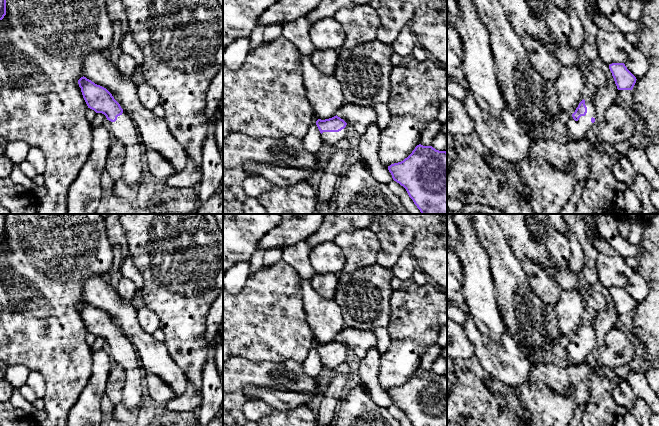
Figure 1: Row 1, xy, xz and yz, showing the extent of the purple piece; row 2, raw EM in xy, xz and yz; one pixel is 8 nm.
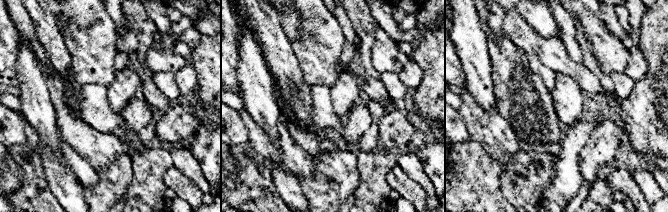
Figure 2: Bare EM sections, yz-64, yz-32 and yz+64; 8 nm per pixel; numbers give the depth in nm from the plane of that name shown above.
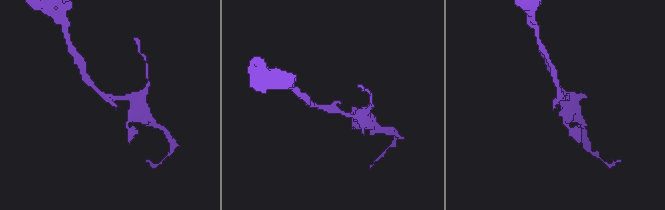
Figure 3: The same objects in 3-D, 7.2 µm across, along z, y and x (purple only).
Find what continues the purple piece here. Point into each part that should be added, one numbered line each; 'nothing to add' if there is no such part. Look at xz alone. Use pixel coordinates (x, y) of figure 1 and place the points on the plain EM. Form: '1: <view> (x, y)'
1: xz (331, 362)

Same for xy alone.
1: xy (123, 353)

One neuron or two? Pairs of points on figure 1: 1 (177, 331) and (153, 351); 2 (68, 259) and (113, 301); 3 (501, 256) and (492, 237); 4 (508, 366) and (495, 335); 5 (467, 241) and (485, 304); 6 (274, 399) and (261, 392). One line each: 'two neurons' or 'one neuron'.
1: two neurons
2: two neurons
3: one neuron
4: two neurons
5: one neuron
6: one neuron

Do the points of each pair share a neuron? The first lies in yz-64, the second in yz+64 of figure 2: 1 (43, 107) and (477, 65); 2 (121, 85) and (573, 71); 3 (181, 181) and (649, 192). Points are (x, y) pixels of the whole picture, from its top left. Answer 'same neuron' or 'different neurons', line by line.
1: same neuron
2: different neurons
3: different neurons

